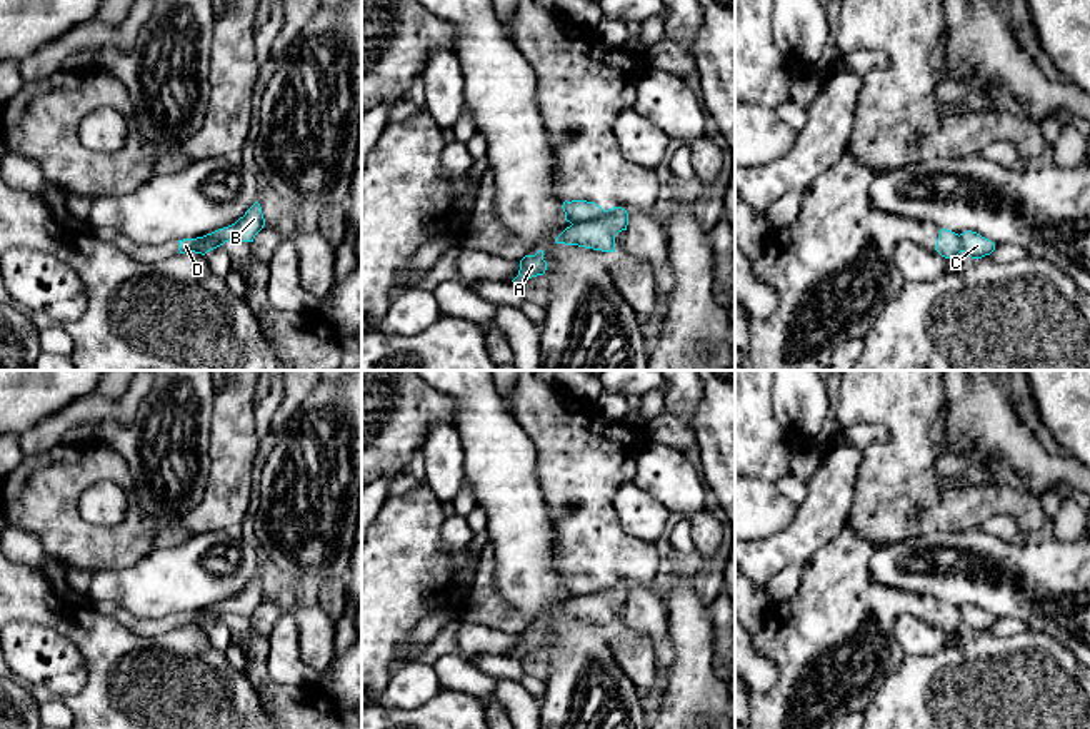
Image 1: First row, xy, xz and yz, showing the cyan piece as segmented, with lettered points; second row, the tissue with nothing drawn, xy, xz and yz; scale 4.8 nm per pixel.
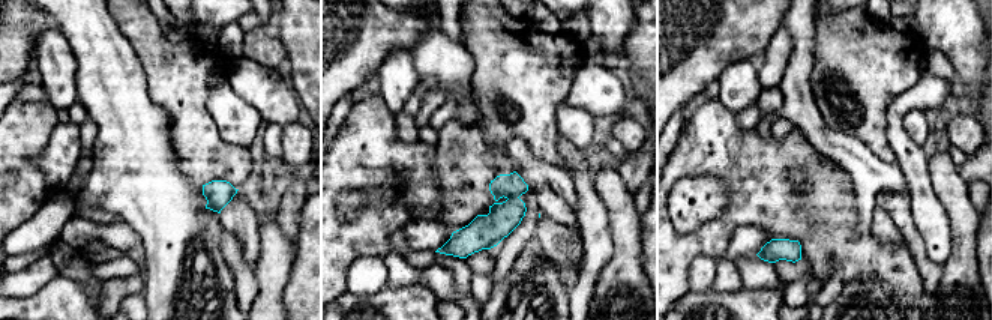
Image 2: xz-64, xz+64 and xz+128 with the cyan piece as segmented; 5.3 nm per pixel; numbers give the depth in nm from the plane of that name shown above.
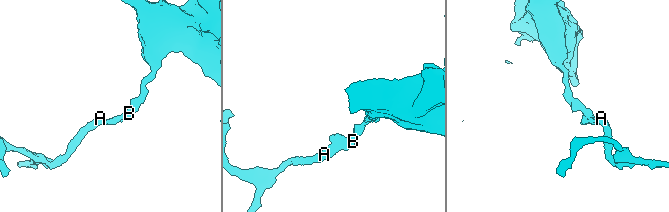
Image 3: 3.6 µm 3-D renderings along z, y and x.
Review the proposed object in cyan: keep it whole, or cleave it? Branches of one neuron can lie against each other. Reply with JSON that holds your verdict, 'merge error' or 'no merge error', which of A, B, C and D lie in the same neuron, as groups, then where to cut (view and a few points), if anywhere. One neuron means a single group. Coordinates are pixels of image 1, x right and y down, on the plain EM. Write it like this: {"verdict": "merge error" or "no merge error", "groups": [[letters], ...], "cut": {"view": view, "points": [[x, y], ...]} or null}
{"verdict": "merge error", "groups": [["A", "B", "C"], ["D"]], "cut": {"view": "xz", "points": [[604, 584], [594, 593], [572, 598]]}}

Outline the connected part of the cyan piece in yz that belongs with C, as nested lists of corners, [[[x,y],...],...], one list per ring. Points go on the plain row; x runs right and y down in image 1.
[[[967,604],[960,607],[962,626],[972,632],[982,632],[995,624],[995,617],[977,606]]]

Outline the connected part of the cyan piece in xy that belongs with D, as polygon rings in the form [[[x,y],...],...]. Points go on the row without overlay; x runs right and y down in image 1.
[[[203,611],[178,614],[180,627],[195,626],[205,629],[207,626],[217,622],[217,619],[208,619]]]

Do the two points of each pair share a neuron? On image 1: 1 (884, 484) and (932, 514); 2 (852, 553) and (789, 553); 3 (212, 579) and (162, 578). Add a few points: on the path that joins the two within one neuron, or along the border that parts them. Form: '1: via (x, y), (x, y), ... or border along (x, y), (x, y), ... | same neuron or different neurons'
1: via (895, 491), (900, 496), (922, 502) | same neuron
2: border along (845, 524), (810, 559) | different neurons
3: via (200, 578), (174, 578) | same neuron

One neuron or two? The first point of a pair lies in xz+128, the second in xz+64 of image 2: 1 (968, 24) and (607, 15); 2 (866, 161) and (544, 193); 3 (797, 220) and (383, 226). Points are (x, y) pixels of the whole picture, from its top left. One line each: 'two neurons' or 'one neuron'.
1: one neuron
2: two neurons
3: one neuron

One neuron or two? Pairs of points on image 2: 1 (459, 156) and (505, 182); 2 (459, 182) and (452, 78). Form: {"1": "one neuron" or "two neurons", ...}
{"1": "one neuron", "2": "two neurons"}

